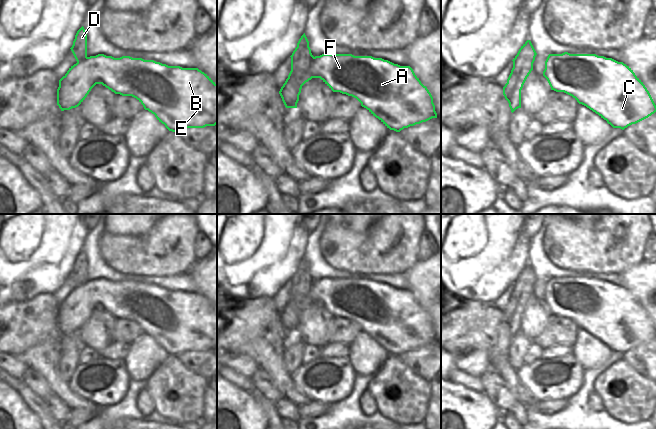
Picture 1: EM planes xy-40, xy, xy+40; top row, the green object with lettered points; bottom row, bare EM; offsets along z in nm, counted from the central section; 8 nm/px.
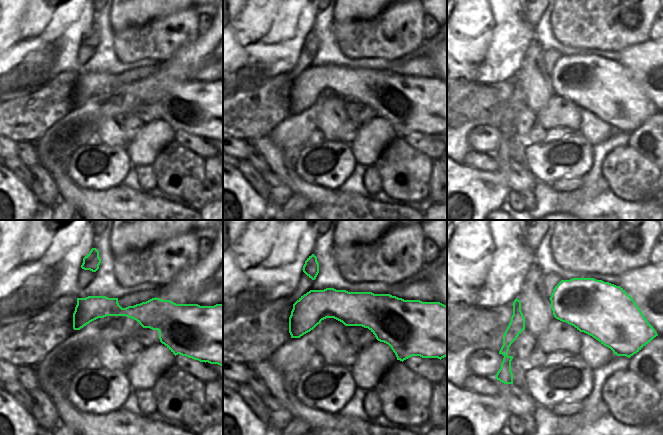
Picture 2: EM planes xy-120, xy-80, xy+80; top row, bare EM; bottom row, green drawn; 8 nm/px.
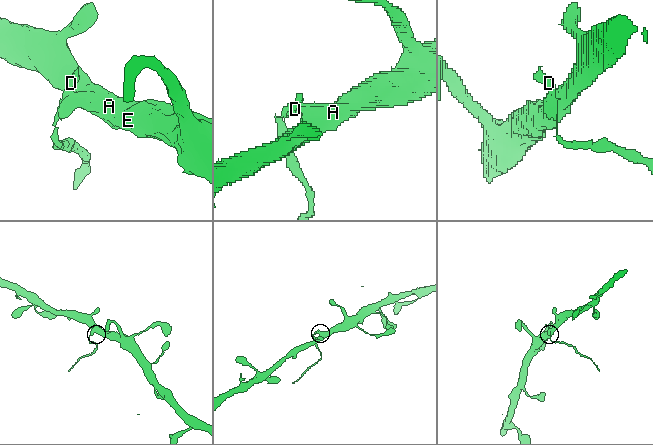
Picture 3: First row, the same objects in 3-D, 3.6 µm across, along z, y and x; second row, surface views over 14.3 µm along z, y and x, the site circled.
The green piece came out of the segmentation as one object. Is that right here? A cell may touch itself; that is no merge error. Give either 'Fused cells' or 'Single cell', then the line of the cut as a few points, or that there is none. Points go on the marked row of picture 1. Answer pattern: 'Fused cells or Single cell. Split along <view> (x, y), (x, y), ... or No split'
Fused cells. Split along xy+40 (519, 83), (509, 104).

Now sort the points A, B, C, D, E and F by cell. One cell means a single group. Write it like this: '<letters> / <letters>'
A B C E F / D

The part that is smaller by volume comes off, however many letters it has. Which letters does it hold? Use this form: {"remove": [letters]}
{"remove": ["D"]}

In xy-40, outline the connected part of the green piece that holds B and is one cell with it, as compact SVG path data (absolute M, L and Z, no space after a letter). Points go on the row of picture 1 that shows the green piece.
M90 56L71 66L59 80L57 105L61 111L78 107L96 84L102 84L115 94L136 98L172 132L217 124L217 84L198 68L168 66L130 56Z

